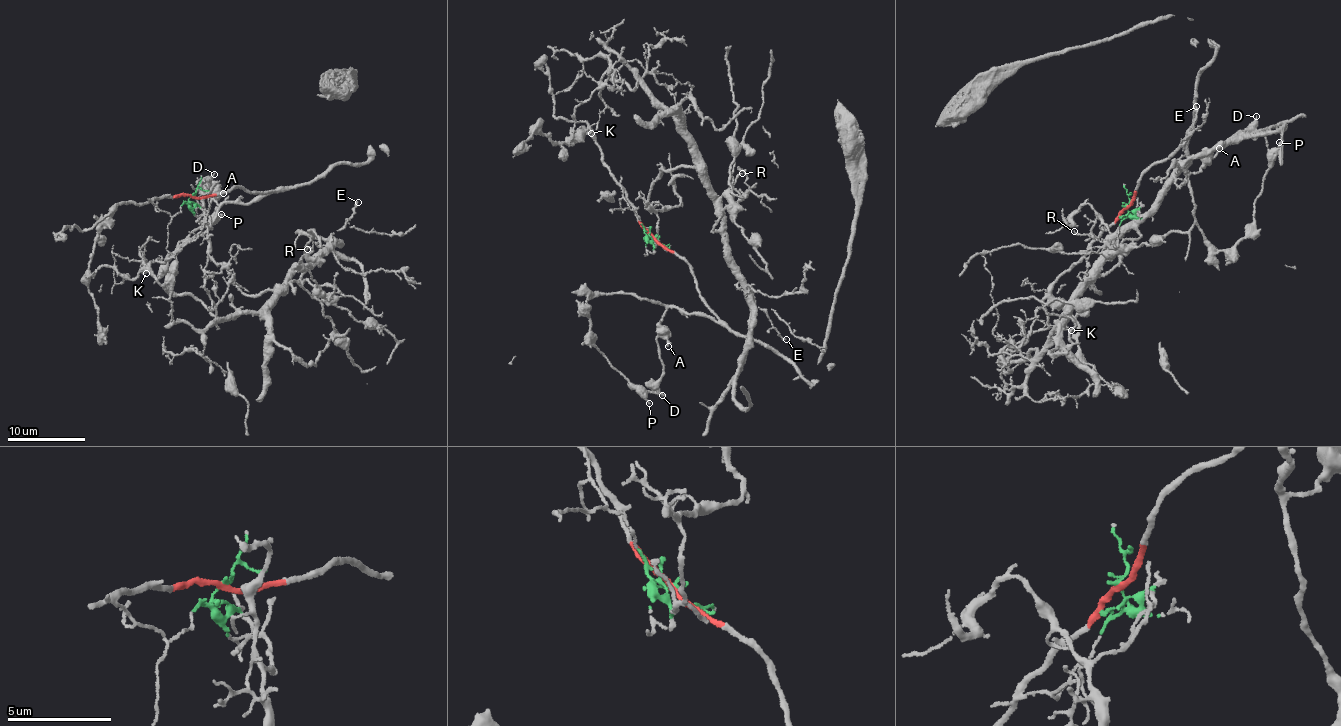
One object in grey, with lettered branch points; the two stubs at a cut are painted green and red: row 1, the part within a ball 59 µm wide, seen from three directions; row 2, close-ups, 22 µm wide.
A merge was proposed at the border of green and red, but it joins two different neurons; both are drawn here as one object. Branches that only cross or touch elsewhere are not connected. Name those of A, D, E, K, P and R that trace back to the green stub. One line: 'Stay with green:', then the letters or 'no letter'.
Stay with green: E, K, R

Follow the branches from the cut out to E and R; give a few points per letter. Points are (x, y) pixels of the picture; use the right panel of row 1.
E: (1127, 207), (1137, 220), (1115, 238), (1118, 266), (1097, 277), (1100, 294), (1093, 270), (1179, 166), (1195, 106)
R: (1127, 207), (1137, 220), (1115, 238), (1118, 266), (1097, 277), (1100, 294), (1090, 279), (1105, 242), (1073, 231)

